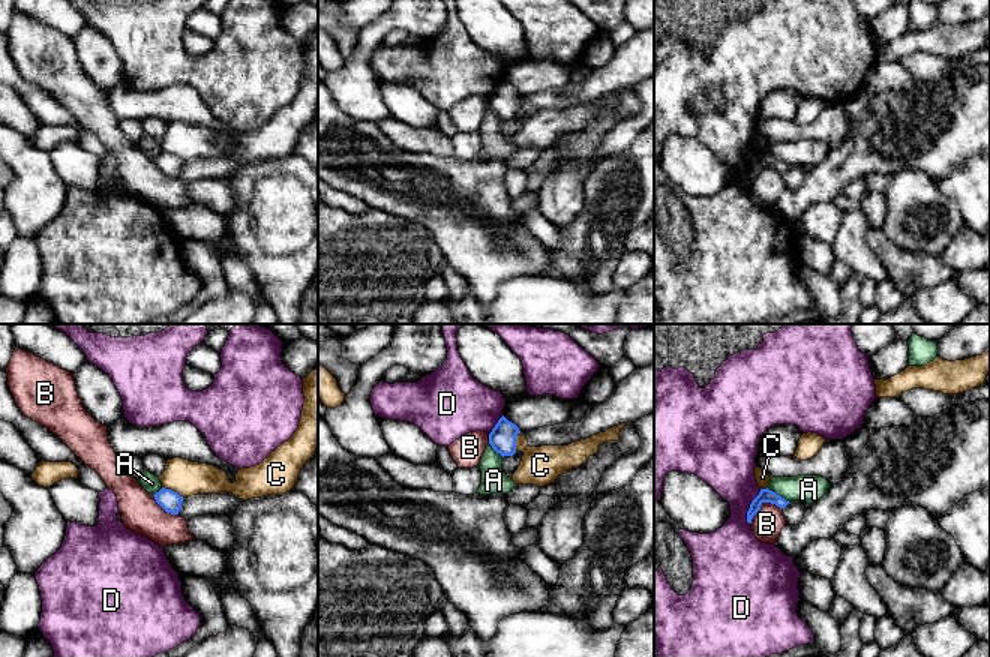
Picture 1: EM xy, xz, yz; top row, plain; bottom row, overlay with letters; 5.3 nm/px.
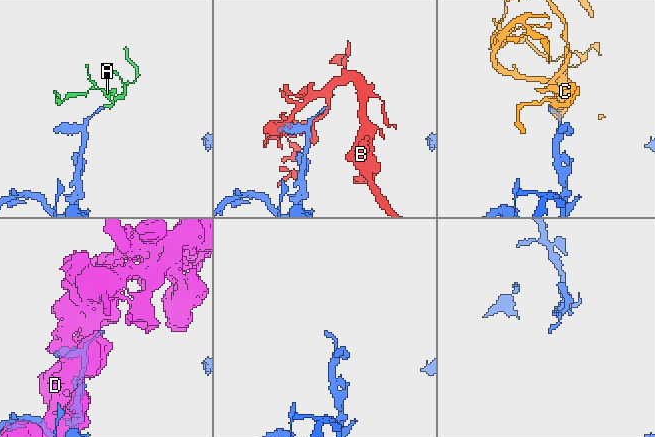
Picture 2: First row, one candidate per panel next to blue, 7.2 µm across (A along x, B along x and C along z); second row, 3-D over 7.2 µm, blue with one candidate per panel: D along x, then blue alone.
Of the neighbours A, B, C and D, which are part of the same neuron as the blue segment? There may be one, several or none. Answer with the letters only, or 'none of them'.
none of them

